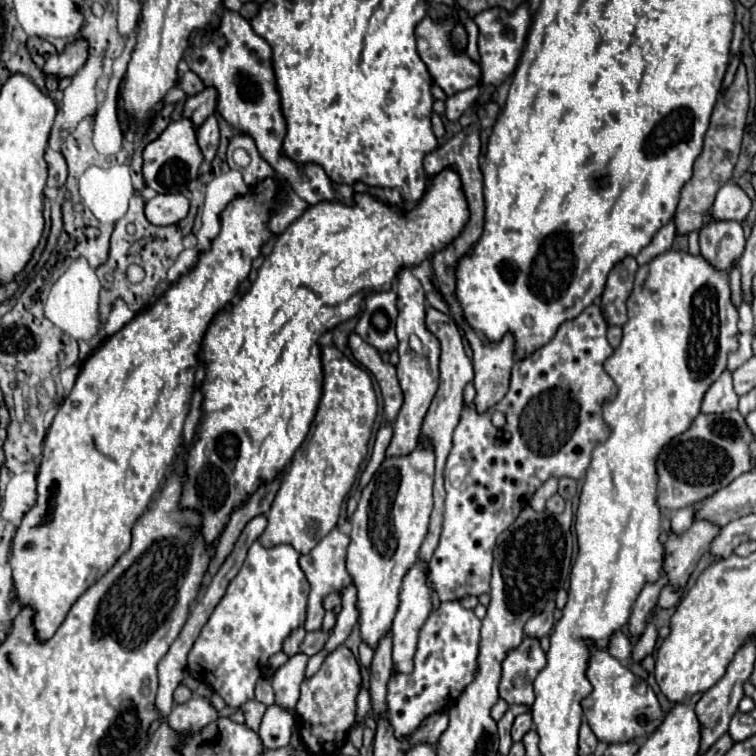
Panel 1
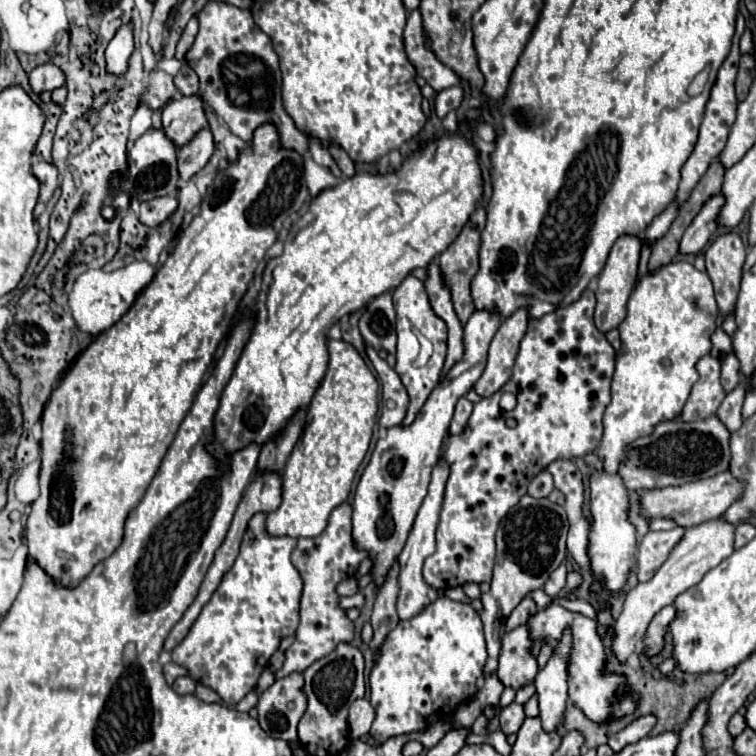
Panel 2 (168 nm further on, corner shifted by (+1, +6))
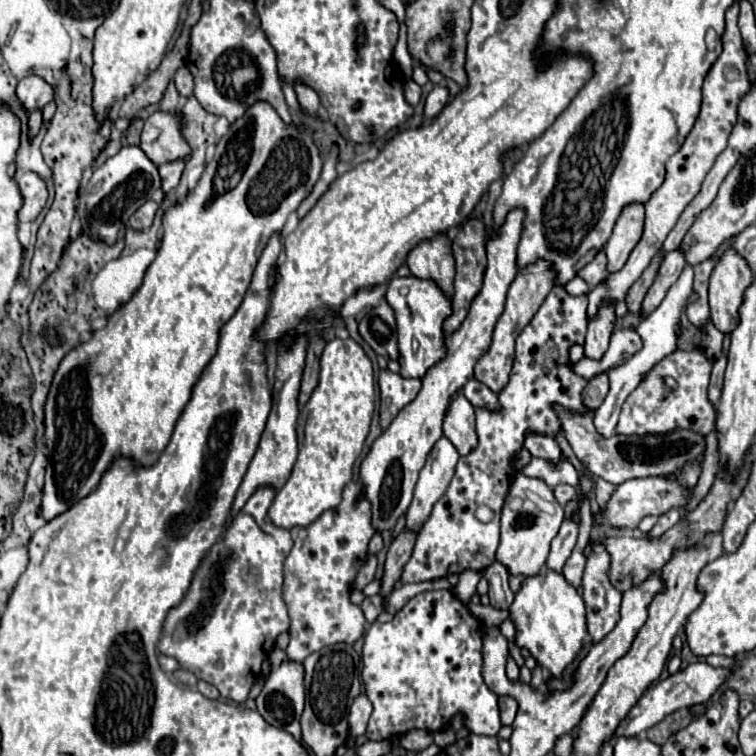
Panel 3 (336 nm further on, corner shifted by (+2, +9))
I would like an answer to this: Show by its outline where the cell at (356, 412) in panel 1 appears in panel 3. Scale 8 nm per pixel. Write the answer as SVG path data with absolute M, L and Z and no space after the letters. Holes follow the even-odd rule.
M331 339L321 357L319 383L298 417L297 463L269 509L269 517L277 527L305 527L323 511L341 503L341 491L353 477L355 459L361 455L369 433L375 409L375 389L373 365L363 347L353 339Z

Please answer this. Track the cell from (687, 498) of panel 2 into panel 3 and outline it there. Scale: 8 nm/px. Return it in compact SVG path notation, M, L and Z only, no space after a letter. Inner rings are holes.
M665 477L629 479L621 485L617 485L617 489L611 495L611 499L607 501L605 509L599 509L599 513L595 513L593 519L599 525L611 525L617 529L635 529L645 515L663 515L665 511L669 511L669 507L679 507L683 511L685 503L689 501L689 495L691 495L689 489L685 489L677 481L671 481Z

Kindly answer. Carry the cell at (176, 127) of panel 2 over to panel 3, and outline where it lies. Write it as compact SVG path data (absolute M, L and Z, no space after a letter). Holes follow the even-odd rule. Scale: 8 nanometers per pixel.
M153 113L147 117L139 147L155 165L185 159L189 147L185 147L185 139L177 131L177 113Z

